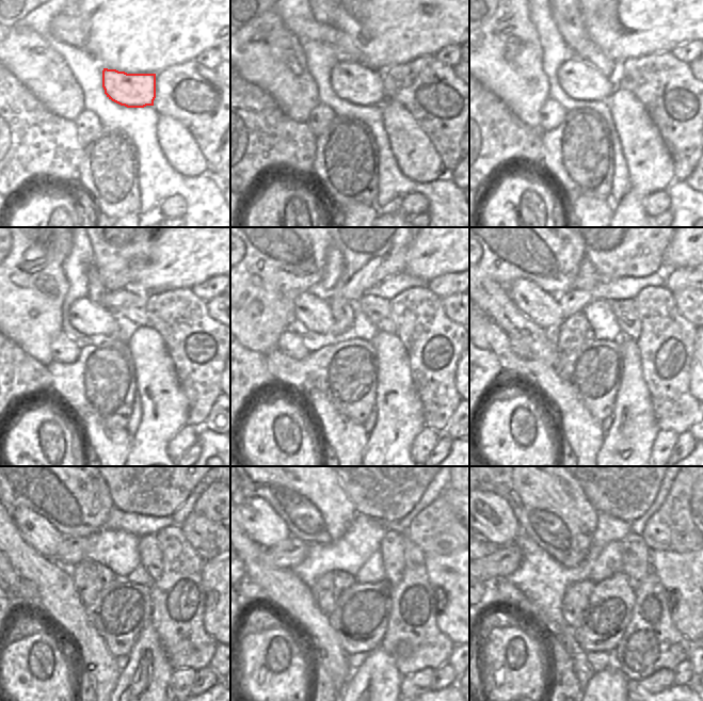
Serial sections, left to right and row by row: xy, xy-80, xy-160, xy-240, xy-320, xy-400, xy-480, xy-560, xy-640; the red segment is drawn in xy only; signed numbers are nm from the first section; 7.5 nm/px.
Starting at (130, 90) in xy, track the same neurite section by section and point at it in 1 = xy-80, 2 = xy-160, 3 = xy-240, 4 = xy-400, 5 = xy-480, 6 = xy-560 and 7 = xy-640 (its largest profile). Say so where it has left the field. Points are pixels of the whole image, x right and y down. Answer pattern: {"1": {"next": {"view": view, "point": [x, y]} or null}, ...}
{"1": {"next": {"view": "xy-80", "point": [353, 82]}}, "2": {"next": {"view": "xy-160", "point": [579, 81]}}, "3": {"next": {"view": "xy-240", "point": [86, 317]}}, "4": {"next": {"view": "xy-400", "point": [543, 308]}}, "5": {"next": {"view": "xy-480", "point": [34, 529]}}, "6": {"next": {"view": "xy-560", "point": [262, 525]}}, "7": {"next": {"view": "xy-640", "point": [491, 516]}}}

